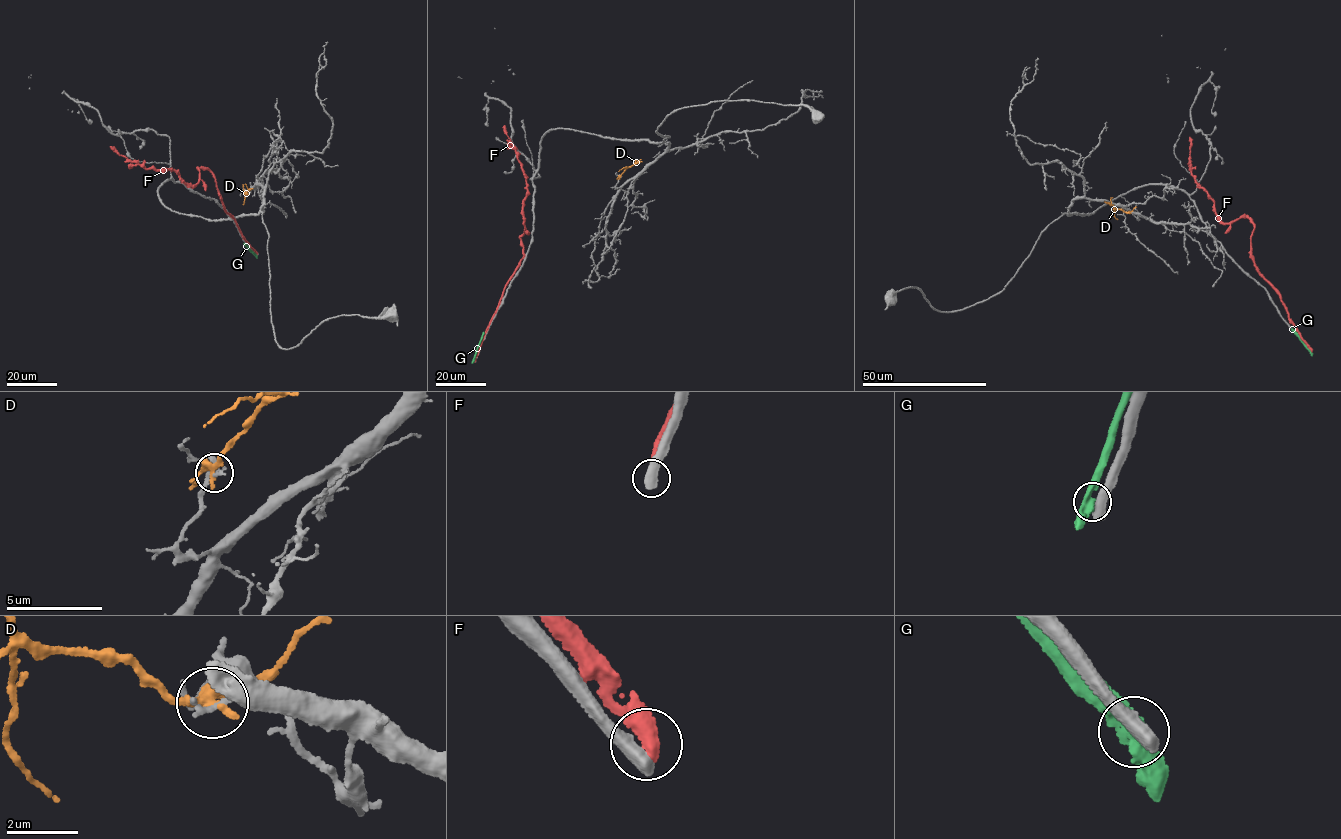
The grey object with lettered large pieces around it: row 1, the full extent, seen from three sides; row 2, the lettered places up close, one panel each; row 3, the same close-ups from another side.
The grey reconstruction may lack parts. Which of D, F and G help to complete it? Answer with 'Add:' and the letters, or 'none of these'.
Add: none of these

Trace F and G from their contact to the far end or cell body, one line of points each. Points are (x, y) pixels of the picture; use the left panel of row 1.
F: (257, 253), (224, 209), (211, 171), (197, 169), (198, 182), (191, 186), (173, 170), (148, 169), (110, 146)
G: (256, 254), (243, 243)

